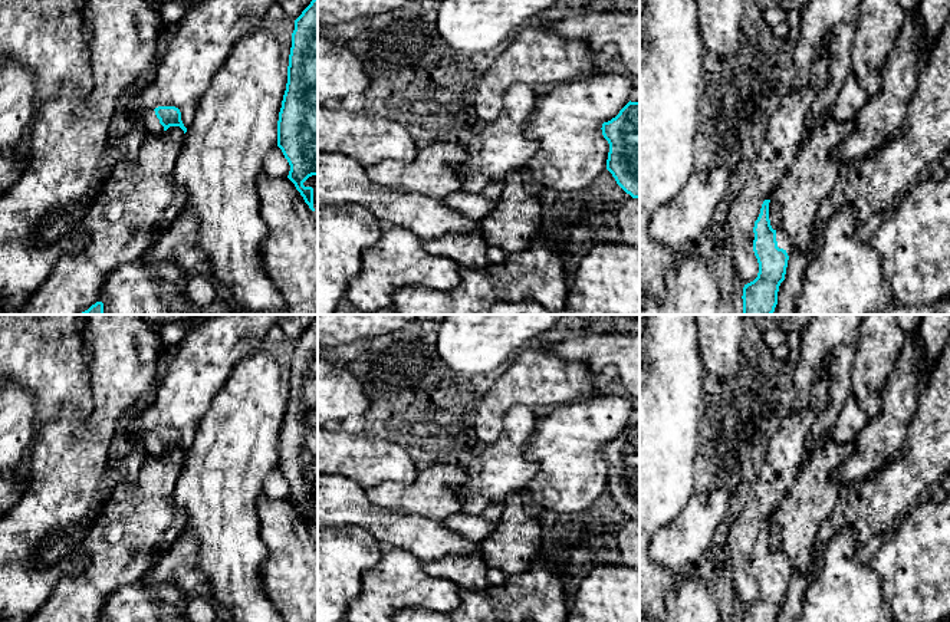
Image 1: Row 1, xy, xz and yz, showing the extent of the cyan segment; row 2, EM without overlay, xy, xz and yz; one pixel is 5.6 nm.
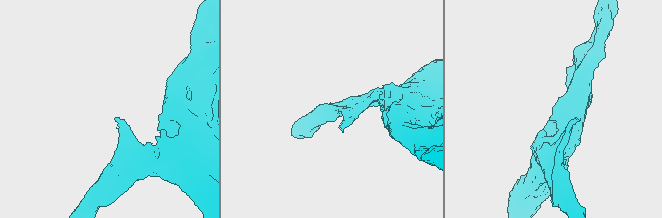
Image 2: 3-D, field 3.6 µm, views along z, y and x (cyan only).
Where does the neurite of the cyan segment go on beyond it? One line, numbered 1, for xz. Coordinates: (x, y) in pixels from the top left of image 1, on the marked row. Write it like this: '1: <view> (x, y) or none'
1: none

